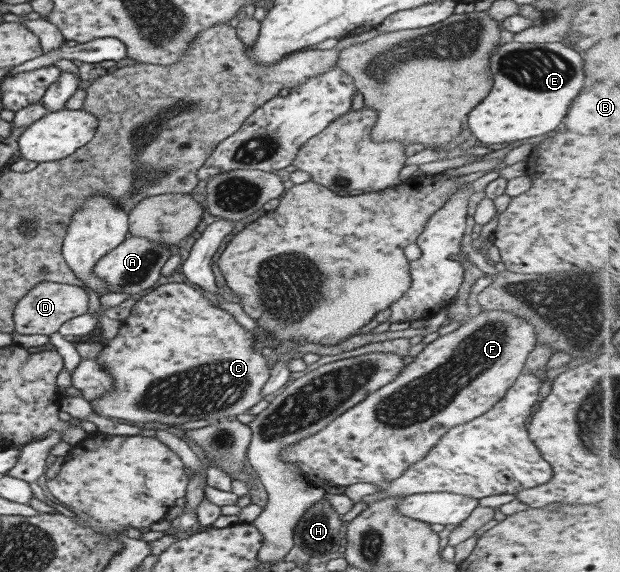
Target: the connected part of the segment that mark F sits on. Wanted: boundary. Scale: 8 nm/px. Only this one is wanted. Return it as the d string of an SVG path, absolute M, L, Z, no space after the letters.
M483 310L475 317L470 317L465 320L460 327L457 327L455 331L447 333L447 335L441 335L441 337L431 341L431 343L425 345L424 349L421 349L420 353L414 357L408 365L402 367L399 371L399 376L388 385L369 393L363 402L357 403L343 411L341 415L337 415L333 421L329 421L323 429L319 429L317 433L309 435L309 437L303 437L299 443L291 443L287 445L285 450L282 450L280 459L288 461L288 463L294 463L296 469L301 470L303 478L313 482L313 484L331 483L335 485L347 486L353 485L353 483L372 483L372 484L386 484L394 479L397 479L403 470L409 465L415 463L419 459L422 459L427 451L443 436L447 433L447 430L453 426L458 426L461 423L471 421L471 419L483 414L483 412L491 409L491 406L495 404L499 399L503 398L503 395L507 392L507 389L516 381L516 378L521 374L522 368L526 363L527 357L531 354L533 348L536 347L536 334L533 325L530 325L527 320L516 317L511 312L503 310Z

